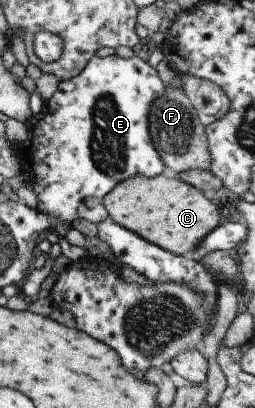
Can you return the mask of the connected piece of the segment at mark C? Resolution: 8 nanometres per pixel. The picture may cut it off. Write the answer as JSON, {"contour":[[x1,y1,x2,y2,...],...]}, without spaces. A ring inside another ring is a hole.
{"contour":[[162,174,151,178,134,175,116,183,103,197,102,207,106,210,108,218,112,219,116,225,132,231,134,235,142,237,148,243,157,245,179,256,189,255,189,252,197,247,201,239,206,237,220,221,219,211,216,205,210,202,209,196,180,181,176,176,165,178]]}

